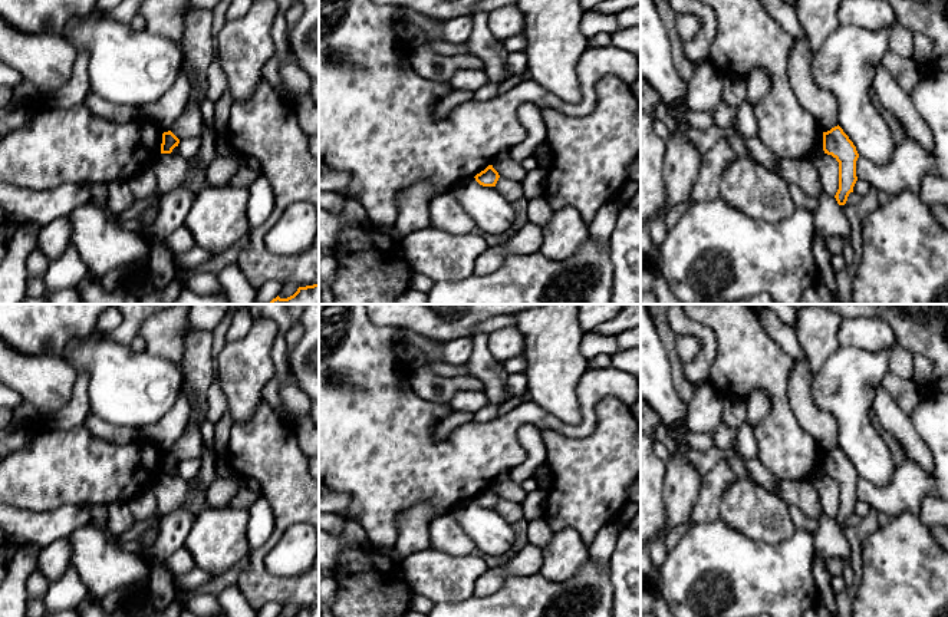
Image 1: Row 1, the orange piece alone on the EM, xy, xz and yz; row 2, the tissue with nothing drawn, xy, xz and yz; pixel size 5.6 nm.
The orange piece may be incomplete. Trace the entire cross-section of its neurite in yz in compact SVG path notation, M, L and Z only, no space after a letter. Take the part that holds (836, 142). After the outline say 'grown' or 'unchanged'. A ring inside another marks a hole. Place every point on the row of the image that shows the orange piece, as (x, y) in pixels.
M839 125L823 132L823 151L839 162L839 189L835 198L839 205L845 205L858 181L856 161L859 154Z | unchanged

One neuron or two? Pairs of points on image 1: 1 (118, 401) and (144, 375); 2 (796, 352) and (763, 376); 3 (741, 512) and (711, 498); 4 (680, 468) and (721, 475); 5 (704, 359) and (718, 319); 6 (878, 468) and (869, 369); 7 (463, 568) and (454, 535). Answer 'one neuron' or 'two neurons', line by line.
1: one neuron
2: two neurons
3: two neurons
4: two neurons
5: two neurons
6: one neuron
7: two neurons

